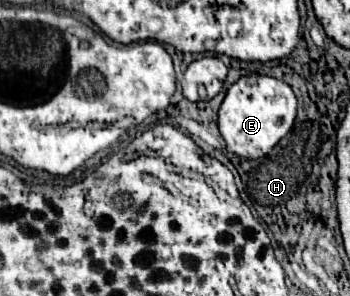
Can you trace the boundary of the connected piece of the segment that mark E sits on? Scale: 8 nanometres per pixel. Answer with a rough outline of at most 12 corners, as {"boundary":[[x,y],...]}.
{"boundary":[[271,76],[239,78],[219,108],[231,154],[265,156],[297,98]]}

